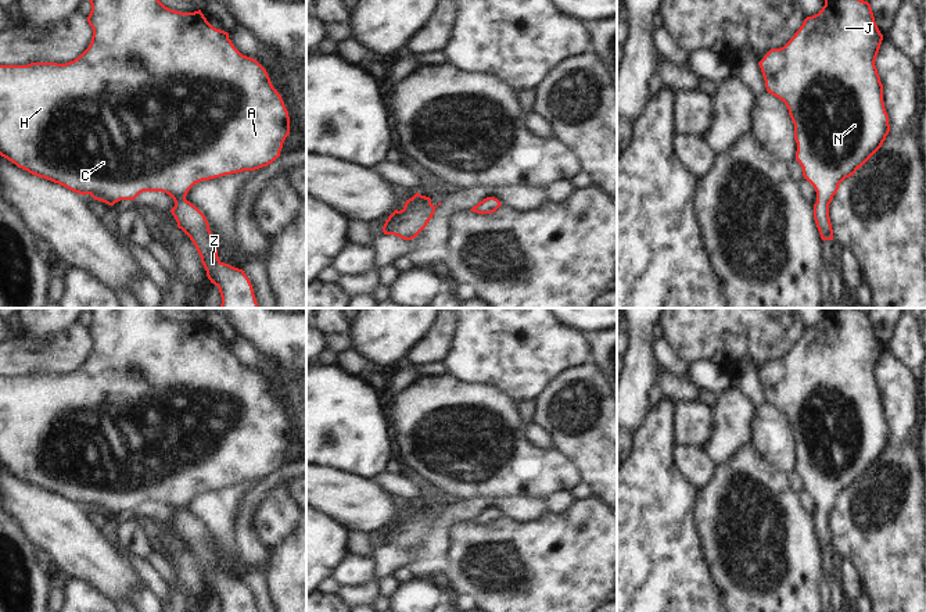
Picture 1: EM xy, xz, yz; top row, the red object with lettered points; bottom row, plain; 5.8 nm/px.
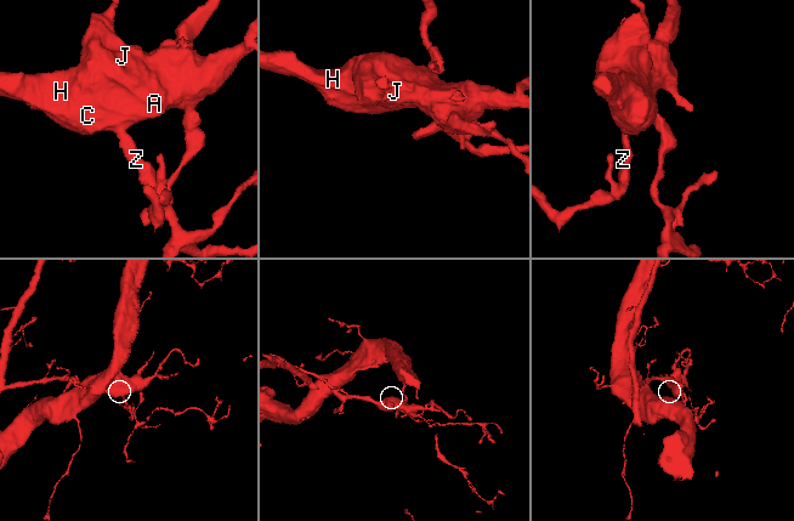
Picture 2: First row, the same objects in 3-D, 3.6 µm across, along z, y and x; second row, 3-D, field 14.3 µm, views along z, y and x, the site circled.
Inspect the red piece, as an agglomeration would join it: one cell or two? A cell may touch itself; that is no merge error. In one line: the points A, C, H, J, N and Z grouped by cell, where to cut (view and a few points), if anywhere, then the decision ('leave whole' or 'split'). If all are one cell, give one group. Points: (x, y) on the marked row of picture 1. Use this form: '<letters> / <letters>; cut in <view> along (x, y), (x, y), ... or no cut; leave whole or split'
A C H J N Z; no cut; leave whole

